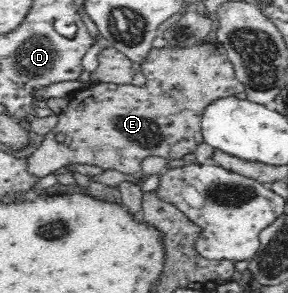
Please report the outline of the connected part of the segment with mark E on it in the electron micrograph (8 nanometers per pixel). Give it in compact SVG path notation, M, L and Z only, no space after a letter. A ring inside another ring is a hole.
M205 43L179 50L152 48L143 62L144 84L95 83L89 88L71 94L68 108L59 114L58 124L49 131L41 144L26 158L26 172L34 178L44 178L70 163L90 164L102 170L114 169L120 174L132 176L134 182L146 180L142 162L146 156L162 156L176 159L194 152L203 142L201 112L208 101L216 97L234 96L244 91L244 85L236 78L233 64L220 45ZM65 134L65 141L58 142L54 135Z

